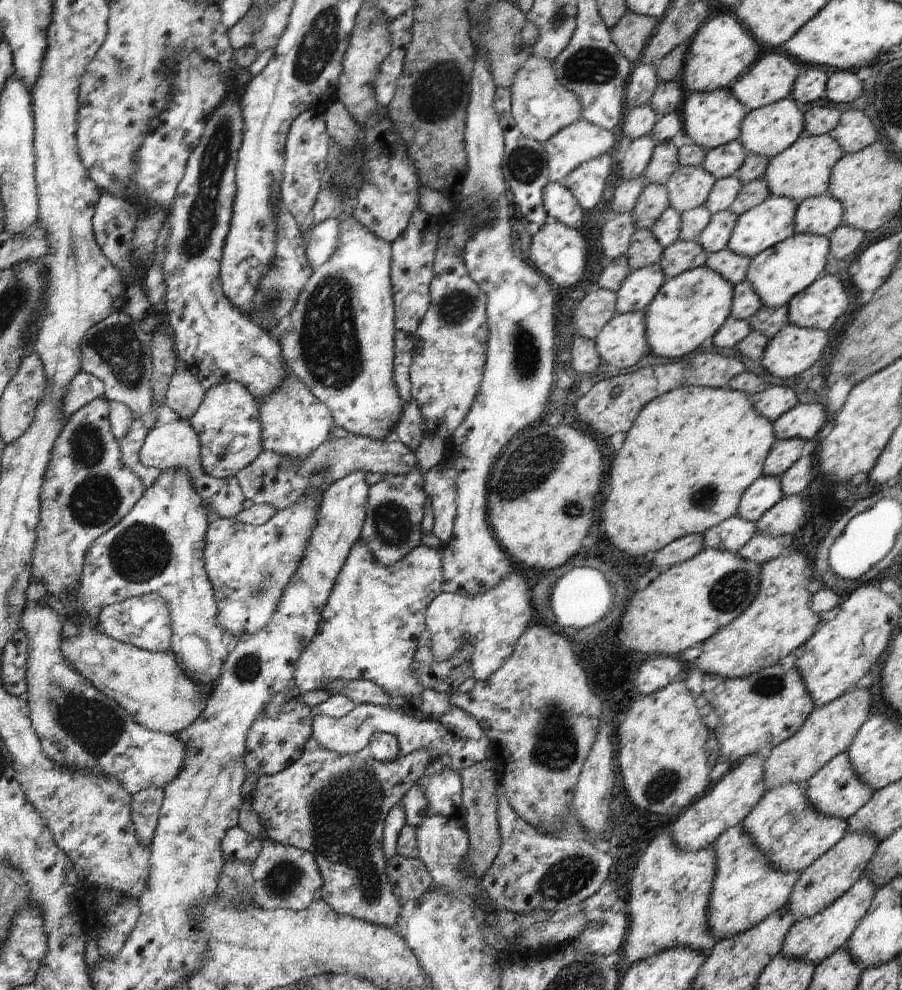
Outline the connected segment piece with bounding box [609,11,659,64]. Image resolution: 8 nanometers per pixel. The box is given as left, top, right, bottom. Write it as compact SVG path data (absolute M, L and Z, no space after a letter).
M626 11L609 29L612 42L631 63L639 63L641 52L655 33L658 23L657 18Z

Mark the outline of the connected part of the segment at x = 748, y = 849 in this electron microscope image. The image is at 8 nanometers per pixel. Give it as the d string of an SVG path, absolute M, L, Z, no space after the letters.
M741 824L722 833L712 846L717 859L706 924L717 943L754 928L774 911L786 906L800 872L786 873L770 865Z

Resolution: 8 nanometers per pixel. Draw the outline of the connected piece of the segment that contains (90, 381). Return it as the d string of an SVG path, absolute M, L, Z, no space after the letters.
M80 371L67 386L63 399L63 415L67 418L80 410L86 403L105 394L104 383L93 374Z

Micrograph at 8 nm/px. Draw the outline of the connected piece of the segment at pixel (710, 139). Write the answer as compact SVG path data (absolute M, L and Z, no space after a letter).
M728 88L705 93L687 93L678 112L683 122L683 132L692 138L695 145L708 151L736 141L741 133L741 122L748 114L747 108Z

